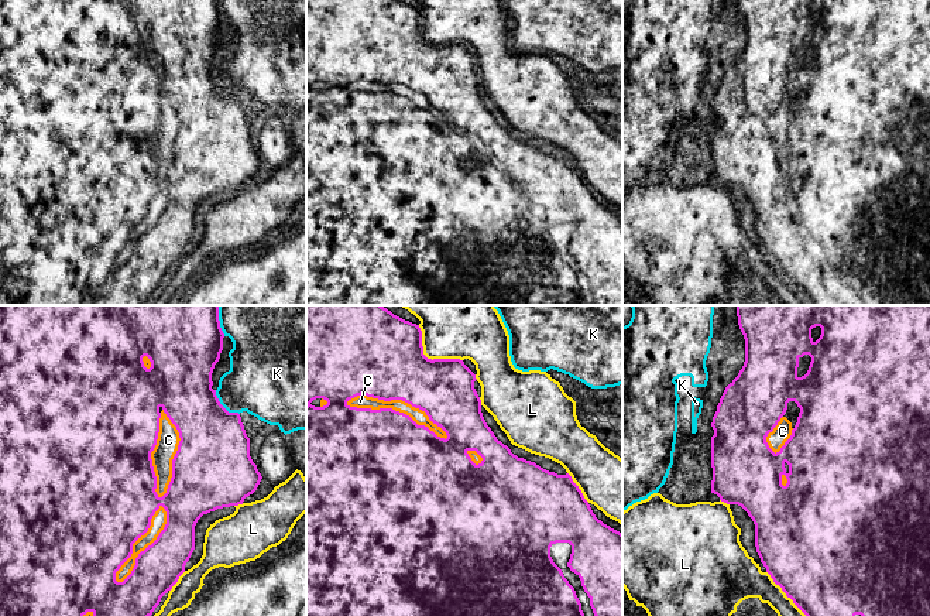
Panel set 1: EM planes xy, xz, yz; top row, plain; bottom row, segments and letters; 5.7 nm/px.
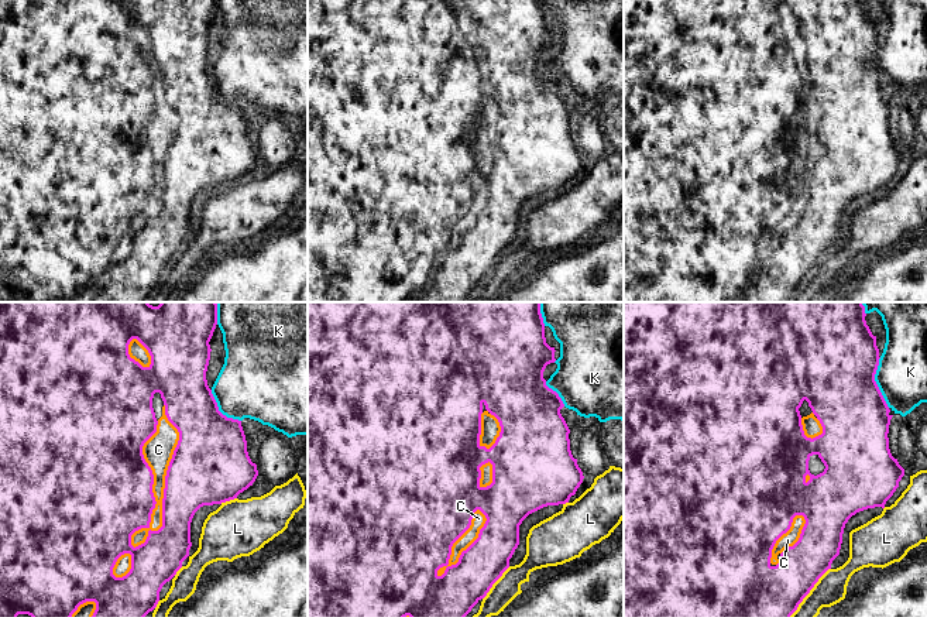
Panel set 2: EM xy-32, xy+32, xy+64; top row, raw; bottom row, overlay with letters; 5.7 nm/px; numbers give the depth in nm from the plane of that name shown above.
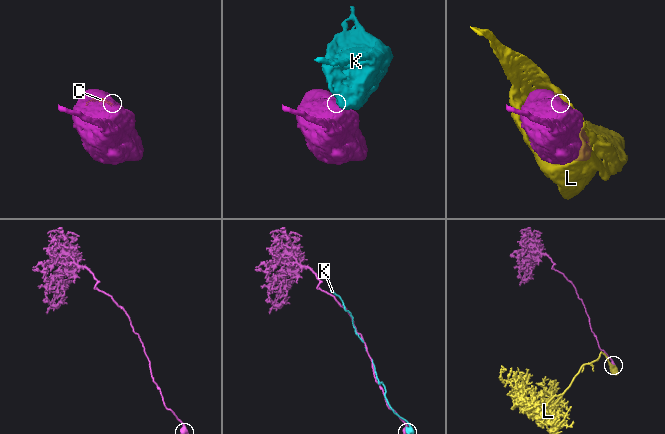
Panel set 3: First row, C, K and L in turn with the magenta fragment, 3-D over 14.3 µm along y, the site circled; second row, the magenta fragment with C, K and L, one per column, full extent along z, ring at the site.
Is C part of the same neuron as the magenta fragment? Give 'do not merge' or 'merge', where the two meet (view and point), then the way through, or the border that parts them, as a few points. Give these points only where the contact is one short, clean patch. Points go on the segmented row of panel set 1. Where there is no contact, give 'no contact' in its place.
merge | xz (397, 411)

